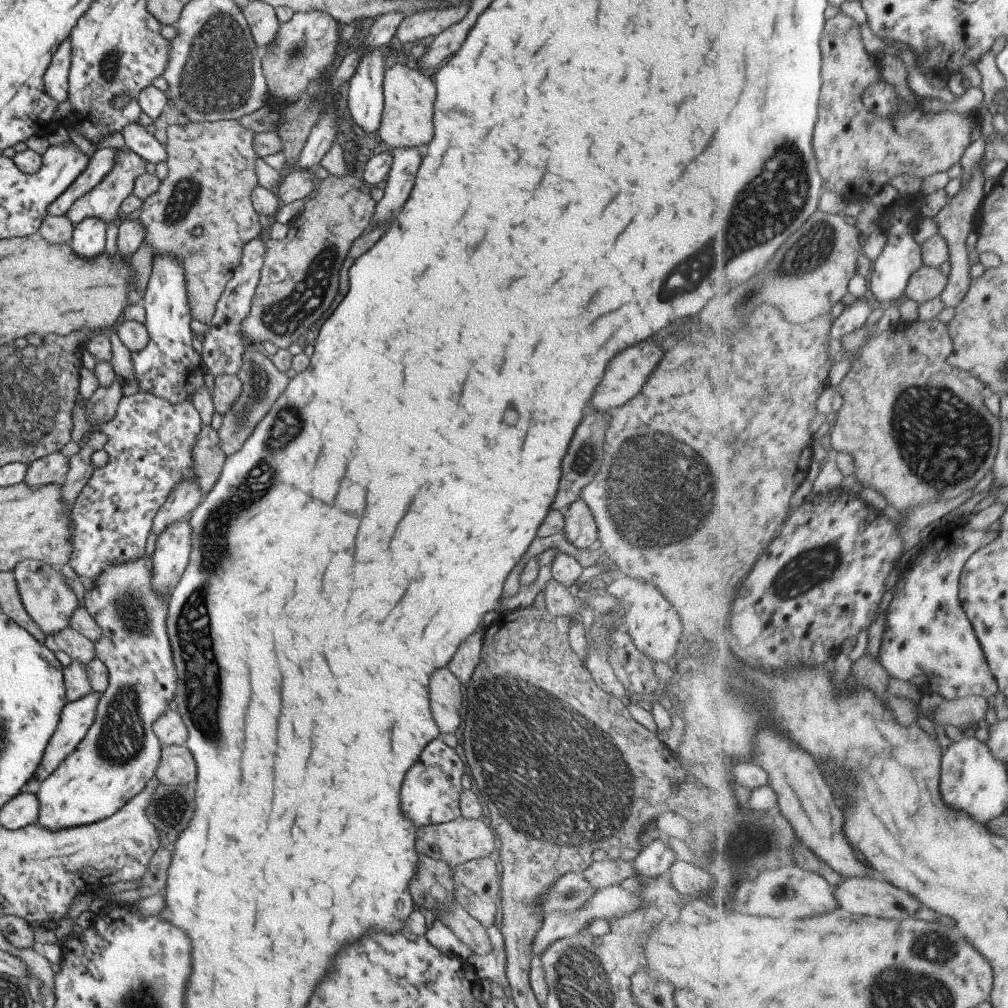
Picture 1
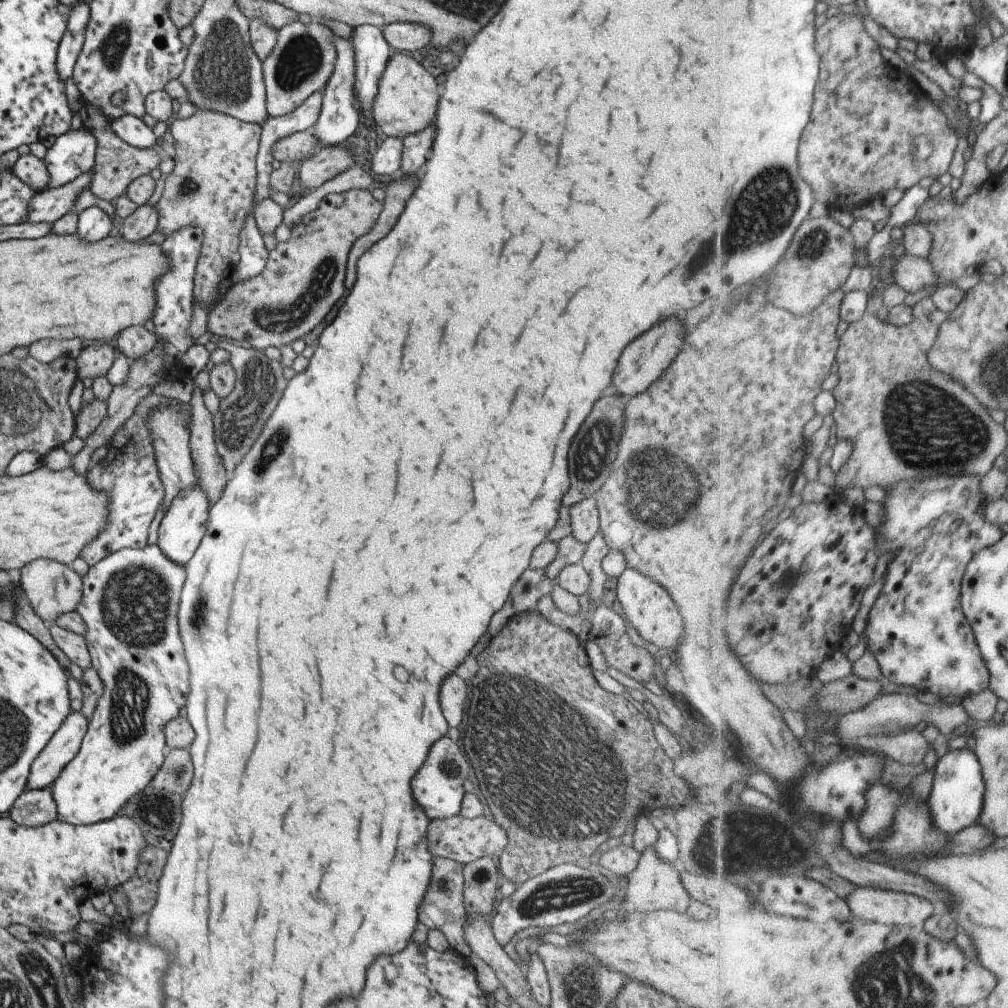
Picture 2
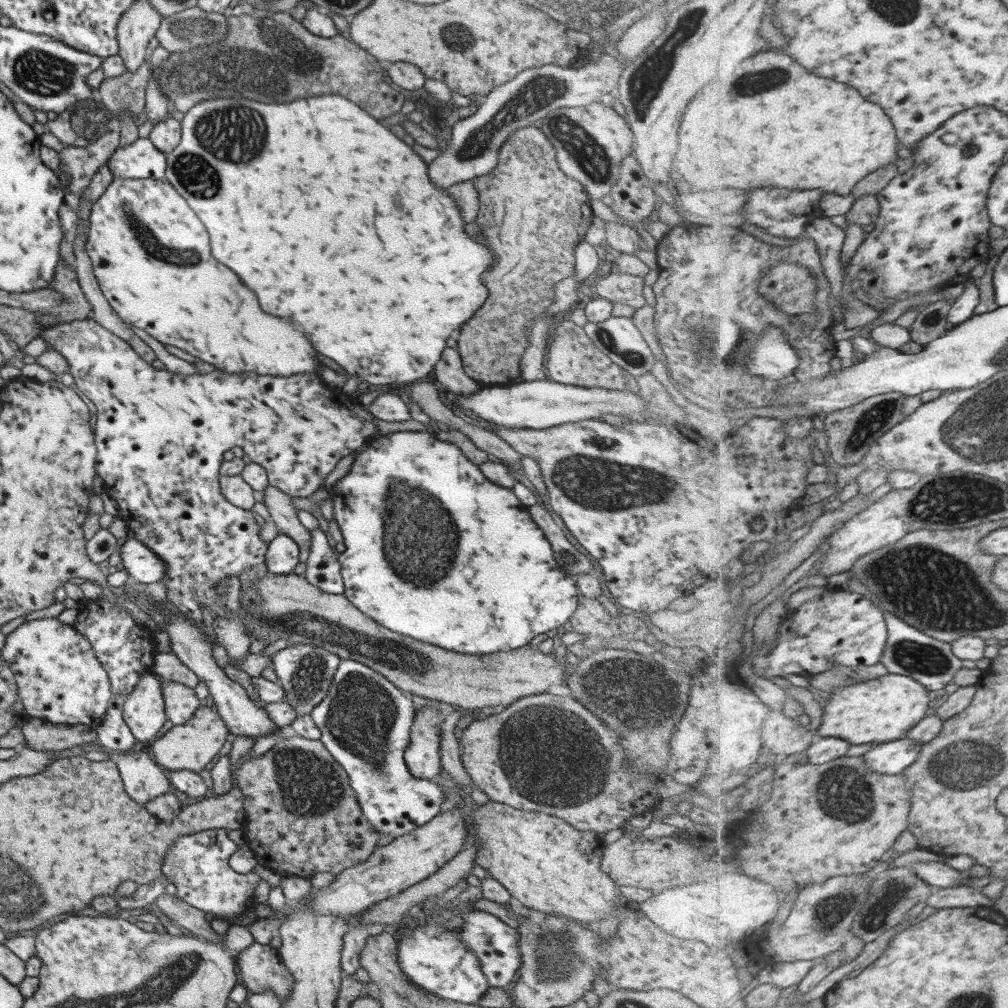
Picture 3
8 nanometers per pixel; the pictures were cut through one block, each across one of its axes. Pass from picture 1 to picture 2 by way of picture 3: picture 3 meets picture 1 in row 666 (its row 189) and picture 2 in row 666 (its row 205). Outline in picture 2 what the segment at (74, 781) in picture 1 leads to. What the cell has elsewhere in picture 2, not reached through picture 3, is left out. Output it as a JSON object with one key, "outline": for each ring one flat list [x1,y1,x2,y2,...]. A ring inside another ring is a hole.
{"outline":[[146,544,143,548,125,548,108,554,105,558,99,560,99,562,95,562,93,566,89,566,87,573,81,577,81,582,81,598,79,598,79,602,75,606,75,611,77,611,77,614,81,616,85,623,85,634,82,637,89,653,91,667,97,672,97,676,101,680,102,692,99,698,97,698,91,720,88,721,75,758,63,766,63,770,59,772,59,776,55,778,55,782,49,787,51,798,55,802,55,810,57,810,55,819,59,820,59,822,67,822,73,826,109,820,111,817,119,814,121,806,133,794,141,792,149,784,166,755,167,748,164,743,163,728,165,728,165,724,169,720,179,716,178,712,185,706,185,699,187,698,187,662,183,646,181,646,181,640,179,640,179,634,177,634,177,604,179,604,181,587,183,582,185,582,185,566,173,564,165,554,161,554,157,544]]}

